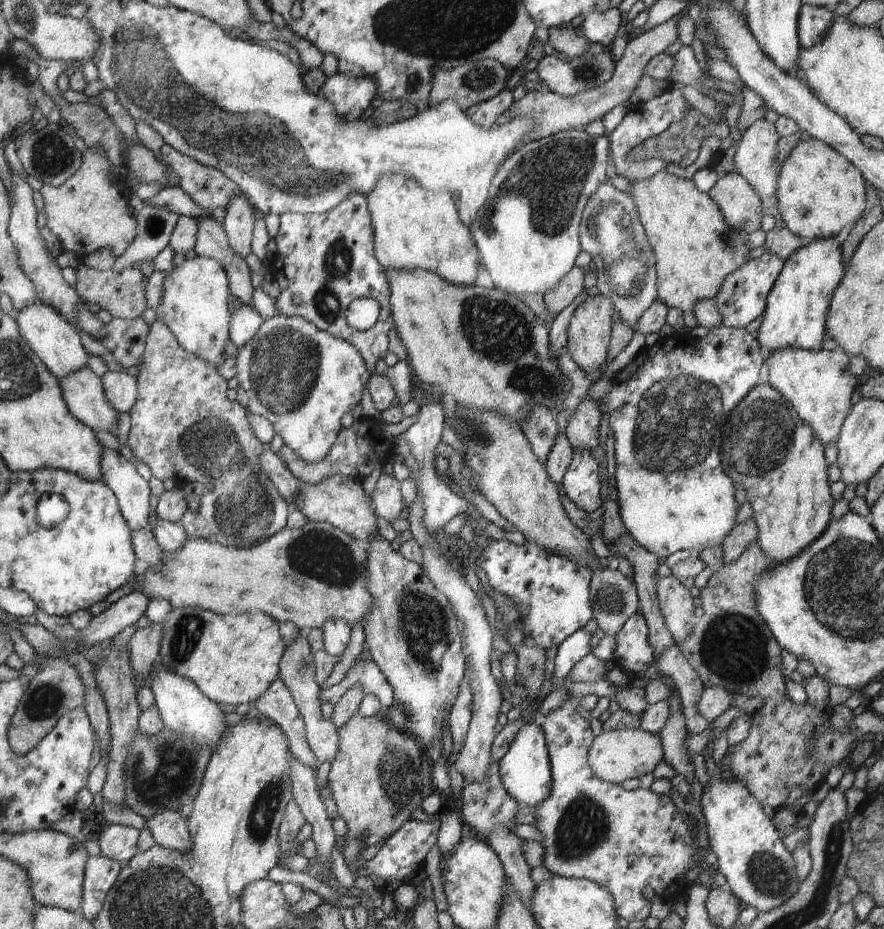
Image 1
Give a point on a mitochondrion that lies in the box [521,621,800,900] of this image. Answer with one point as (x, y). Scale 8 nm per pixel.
(584, 826)

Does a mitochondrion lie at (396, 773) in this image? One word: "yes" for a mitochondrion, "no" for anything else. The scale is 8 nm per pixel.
yes

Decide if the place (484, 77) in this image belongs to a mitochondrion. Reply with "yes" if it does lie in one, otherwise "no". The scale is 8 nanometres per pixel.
yes

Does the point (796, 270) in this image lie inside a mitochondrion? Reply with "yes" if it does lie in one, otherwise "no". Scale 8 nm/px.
no

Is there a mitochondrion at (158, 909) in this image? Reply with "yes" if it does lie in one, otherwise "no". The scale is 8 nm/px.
yes

